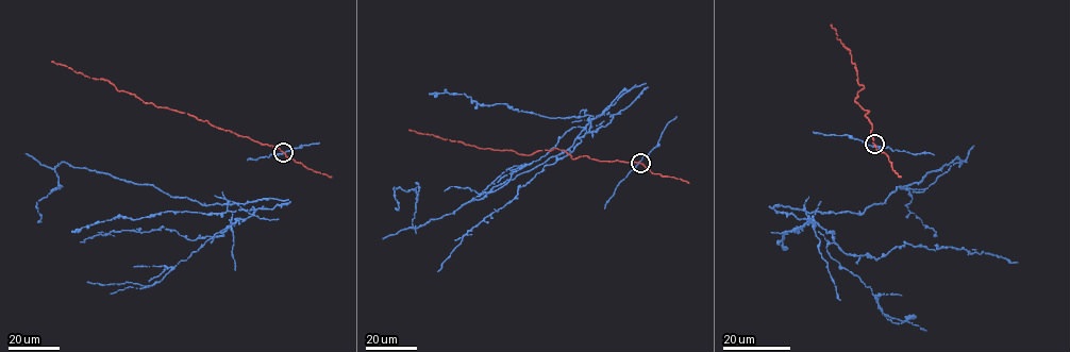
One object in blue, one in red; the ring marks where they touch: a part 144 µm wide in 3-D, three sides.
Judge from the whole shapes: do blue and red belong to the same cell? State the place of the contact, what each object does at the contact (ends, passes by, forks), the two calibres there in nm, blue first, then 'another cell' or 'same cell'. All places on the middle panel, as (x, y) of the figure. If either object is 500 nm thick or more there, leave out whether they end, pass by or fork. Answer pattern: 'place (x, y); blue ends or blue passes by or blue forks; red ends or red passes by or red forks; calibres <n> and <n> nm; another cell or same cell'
place (640, 163); blue passes by; red ends; calibres 110 and 280 nm; another cell

